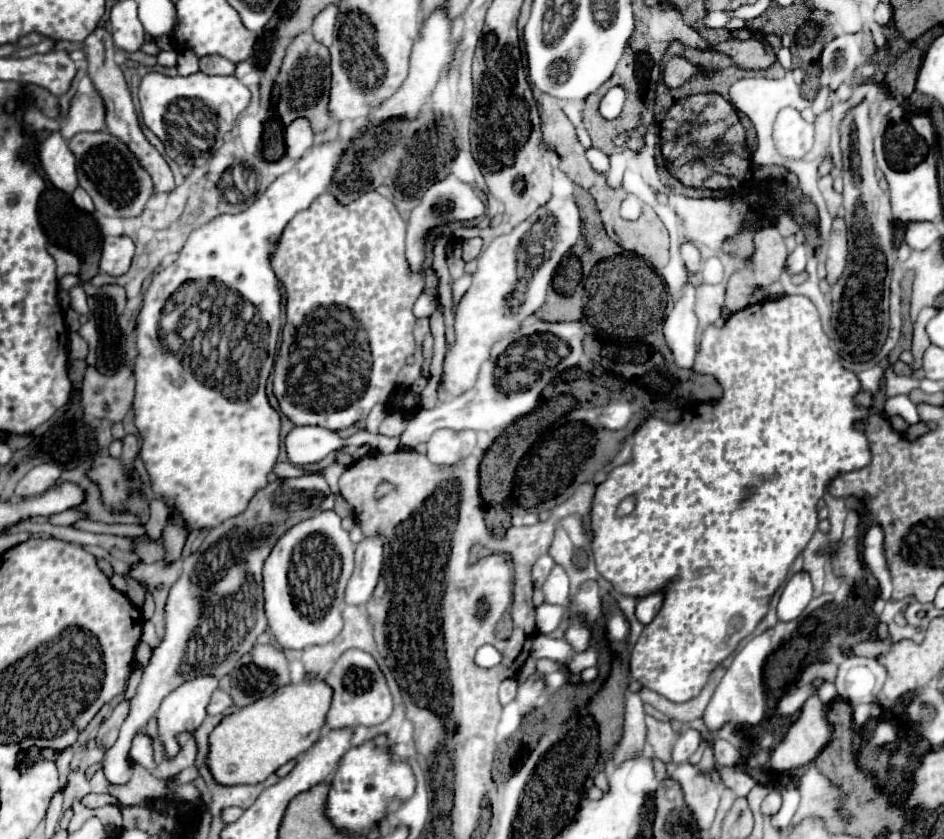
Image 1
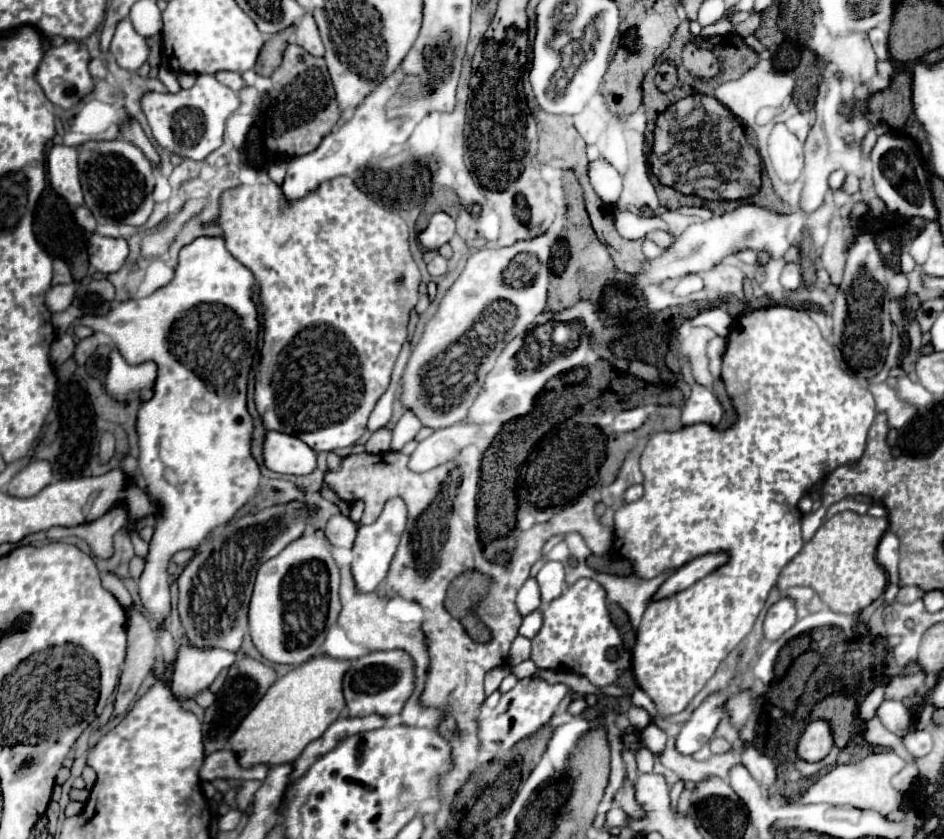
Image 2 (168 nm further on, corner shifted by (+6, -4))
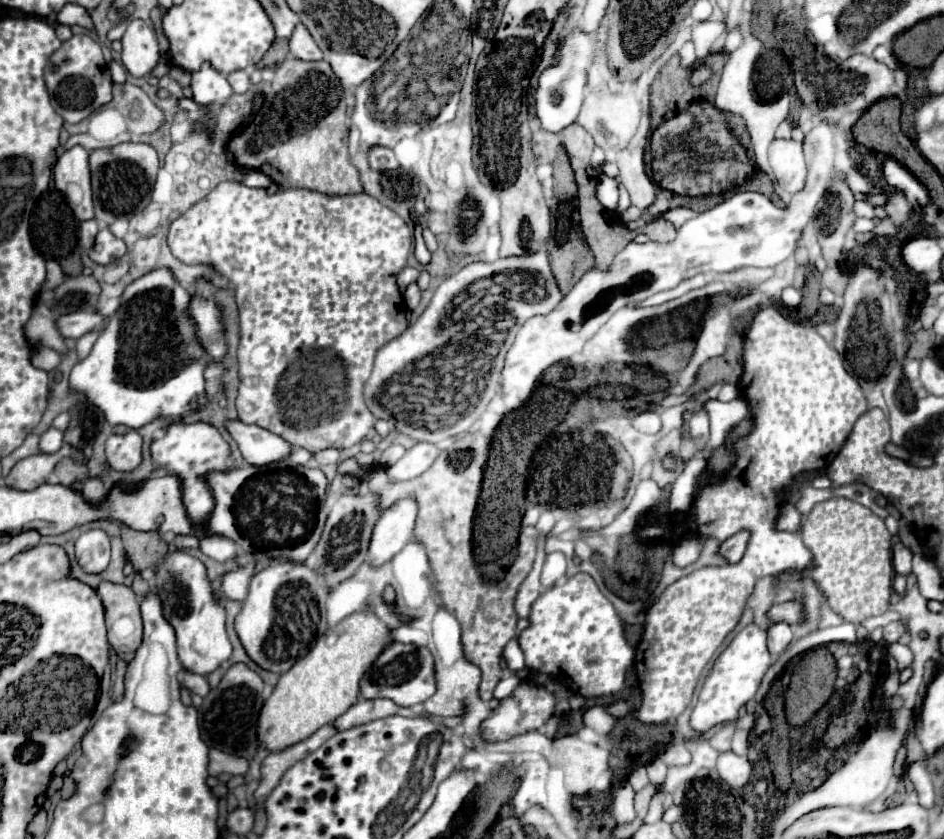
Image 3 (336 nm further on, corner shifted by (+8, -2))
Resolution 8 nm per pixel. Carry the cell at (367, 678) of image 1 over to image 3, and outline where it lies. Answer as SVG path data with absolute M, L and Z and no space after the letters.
M391 643L385 647L371 665L371 671L361 679L359 695L361 699L391 699L399 707L411 707L427 701L435 693L435 677L433 677L433 657L427 647L419 645L403 645Z

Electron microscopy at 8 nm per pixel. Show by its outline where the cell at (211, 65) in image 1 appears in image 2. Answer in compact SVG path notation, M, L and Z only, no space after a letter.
M225 71L225 73L217 73L215 77L217 77L217 81L221 81L221 83L227 85L227 87L231 87L233 91L239 91L239 89L245 87L245 81L243 81L243 77L241 77L239 73L229 73L229 71Z

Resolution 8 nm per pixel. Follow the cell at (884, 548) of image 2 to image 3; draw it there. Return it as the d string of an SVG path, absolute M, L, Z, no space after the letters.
M901 541L893 545L893 567L899 575L911 575L911 557L911 551Z

